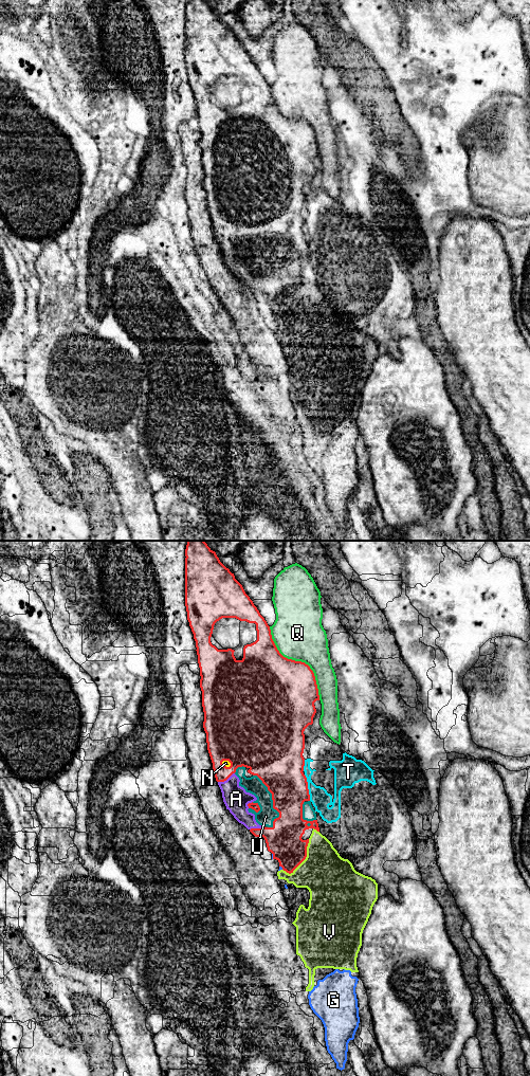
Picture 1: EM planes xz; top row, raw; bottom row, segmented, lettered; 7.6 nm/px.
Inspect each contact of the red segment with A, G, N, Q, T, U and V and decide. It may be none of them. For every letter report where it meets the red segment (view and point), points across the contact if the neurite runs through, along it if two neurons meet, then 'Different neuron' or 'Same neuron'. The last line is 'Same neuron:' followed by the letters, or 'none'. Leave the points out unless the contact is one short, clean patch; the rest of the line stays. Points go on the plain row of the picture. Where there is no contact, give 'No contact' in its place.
A: Touches red at xz (225, 238). Same neuron
G: Touches red at xz (273, 314). Boundary: xz (272, 311), (273, 316). Different neuron
N: Touches red at xz (225, 224). Same neuron
Q: Touches red at xz (298, 120). Different neuron
T: Touches red at xz (307, 245). Boundary: xz (304, 233), (310, 258). Different neuron
U: Touches red at xz (272, 257). Same neuron
V: Touches red at xz (304, 317). Different neuron
Same neuron: A, N, U

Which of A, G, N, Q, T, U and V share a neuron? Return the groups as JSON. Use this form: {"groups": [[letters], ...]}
{"groups": [["A", "N", "U"], ["G", "V"], ["Q"], ["T"]]}

